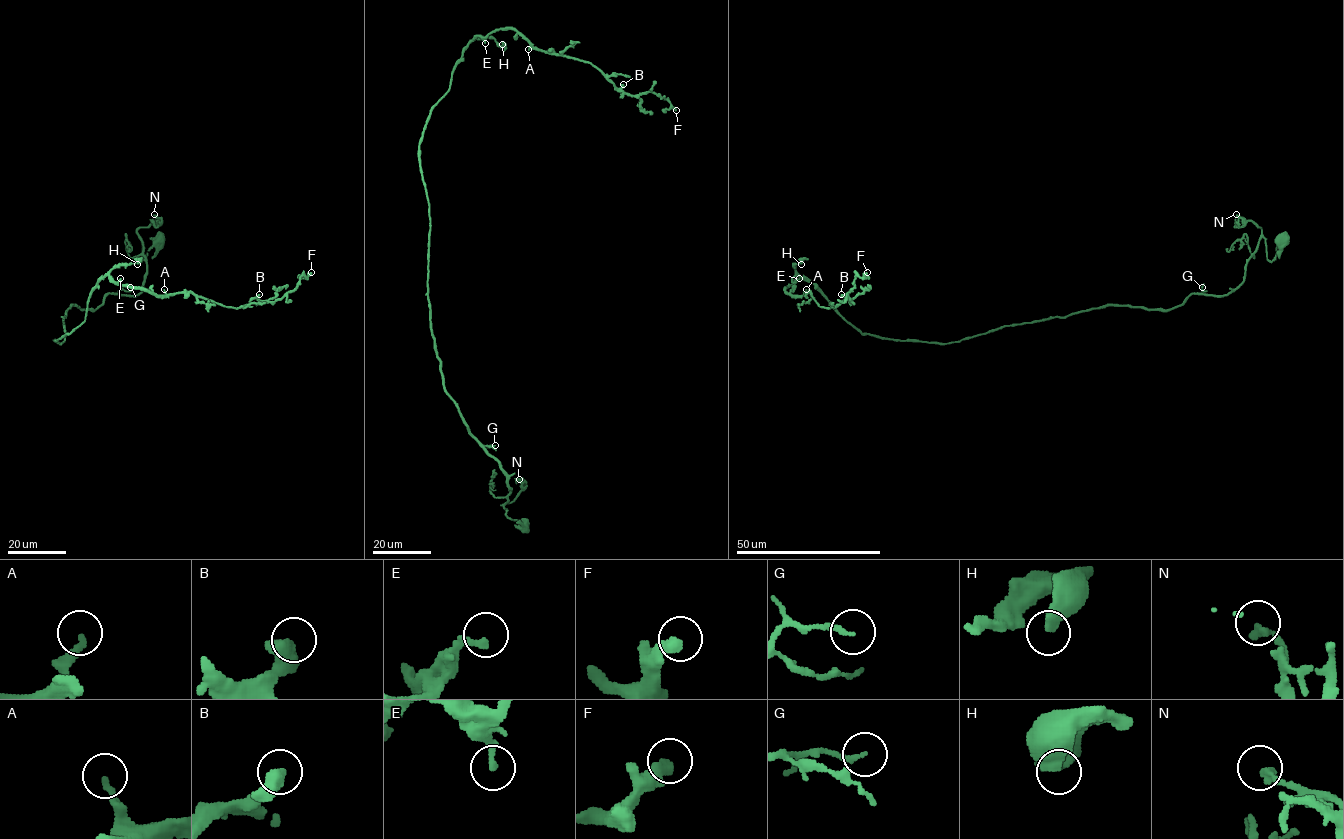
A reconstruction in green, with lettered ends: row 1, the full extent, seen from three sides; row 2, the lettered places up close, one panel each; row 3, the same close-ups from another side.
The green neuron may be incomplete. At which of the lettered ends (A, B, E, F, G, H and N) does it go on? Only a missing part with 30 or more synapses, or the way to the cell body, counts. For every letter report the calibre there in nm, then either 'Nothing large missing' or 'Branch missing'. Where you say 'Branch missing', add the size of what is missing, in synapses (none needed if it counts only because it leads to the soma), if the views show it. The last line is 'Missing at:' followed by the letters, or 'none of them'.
A: Thickness 200 nm. Nothing large missing
B: Thickness 550 nm. Nothing large missing
E: Thickness 240 nm. Nothing large missing
F: Thickness 320 nm. Nothing large missing
G: Thickness 150 nm. Nothing large missing
H: Thickness 480 nm. Nothing large missing
N: Thickness 280 nm. Nothing large missing
Missing at: none of them

